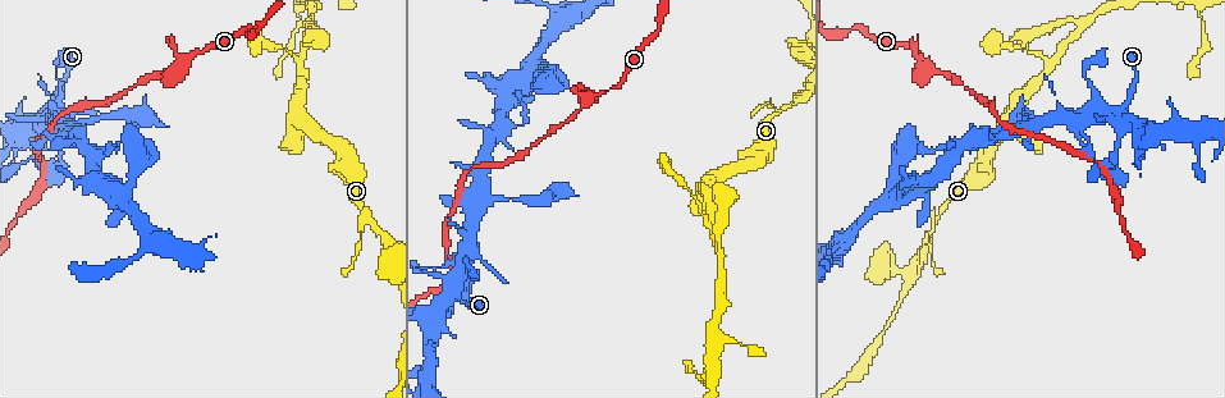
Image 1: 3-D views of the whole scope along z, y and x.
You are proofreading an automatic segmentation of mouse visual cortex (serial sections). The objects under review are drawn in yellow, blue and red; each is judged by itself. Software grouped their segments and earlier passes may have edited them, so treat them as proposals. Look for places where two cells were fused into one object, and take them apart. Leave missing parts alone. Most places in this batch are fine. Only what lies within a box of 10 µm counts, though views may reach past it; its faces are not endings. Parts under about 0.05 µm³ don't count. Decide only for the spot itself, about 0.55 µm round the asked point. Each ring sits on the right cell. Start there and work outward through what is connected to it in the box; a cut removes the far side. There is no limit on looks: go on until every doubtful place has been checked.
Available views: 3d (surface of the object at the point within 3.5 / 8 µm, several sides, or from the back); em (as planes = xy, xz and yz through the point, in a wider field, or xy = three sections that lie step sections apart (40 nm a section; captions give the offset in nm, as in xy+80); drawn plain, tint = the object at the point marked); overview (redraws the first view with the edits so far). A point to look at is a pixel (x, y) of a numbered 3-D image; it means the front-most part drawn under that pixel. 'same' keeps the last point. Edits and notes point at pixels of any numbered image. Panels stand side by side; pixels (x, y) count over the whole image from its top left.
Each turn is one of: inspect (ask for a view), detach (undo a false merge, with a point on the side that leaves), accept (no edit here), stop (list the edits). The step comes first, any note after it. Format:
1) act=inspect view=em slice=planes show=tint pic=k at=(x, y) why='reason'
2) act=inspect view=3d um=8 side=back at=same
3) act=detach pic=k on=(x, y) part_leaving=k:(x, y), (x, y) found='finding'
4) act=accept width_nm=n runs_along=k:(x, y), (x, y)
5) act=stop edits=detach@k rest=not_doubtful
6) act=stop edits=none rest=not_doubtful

act=inspect view=3d um=3.5 pic=1 at=(929, 68) why='branch point'

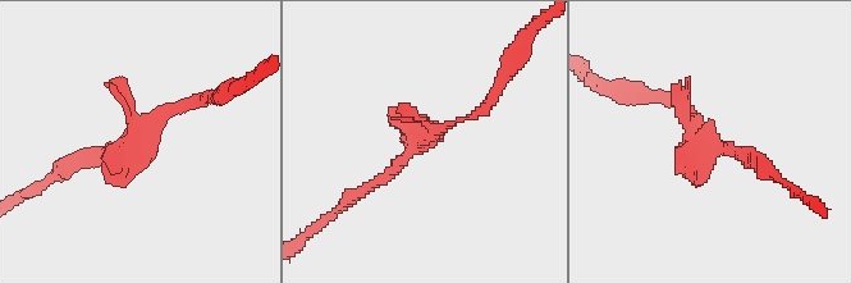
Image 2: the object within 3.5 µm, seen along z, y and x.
act=inspect view=em slice=xy step=2 show=plain pic=2 at=(707, 135) why='need the tissue'

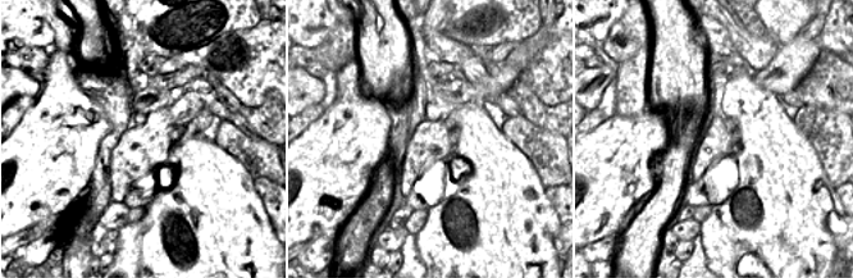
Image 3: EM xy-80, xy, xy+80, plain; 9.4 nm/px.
act=inspect view=em slice=xy step=2 show=tint at=same why='where the object lies'

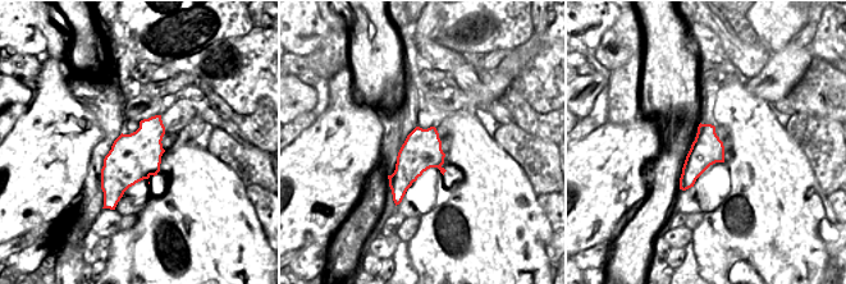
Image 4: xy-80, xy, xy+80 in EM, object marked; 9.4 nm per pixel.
act=accept runs_along=2:(490, 101), (435, 131), (364, 190) found='all the same cell'

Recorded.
act=inspect view=3d um=3.5 side=back pic=1 at=(303, 67) why='abrupt turn'

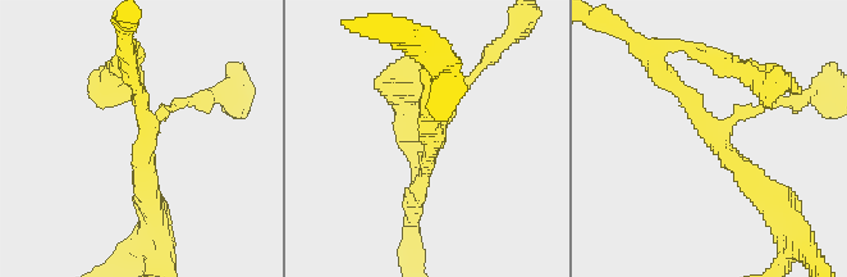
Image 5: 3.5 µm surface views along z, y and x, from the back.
act=inspect view=em slice=planes show=tint pic=5 at=(432, 138)

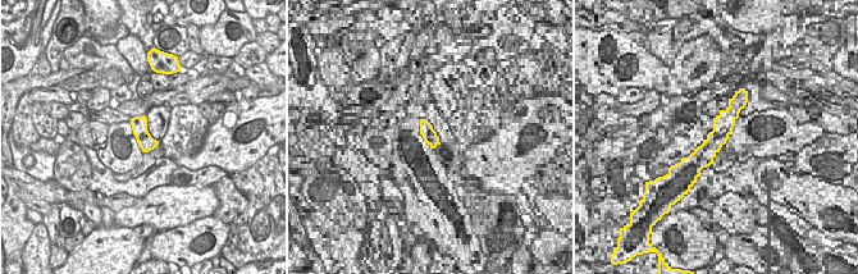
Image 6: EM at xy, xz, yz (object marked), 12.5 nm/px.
act=inspect view=em slice=xy step=1 show=tint at=same

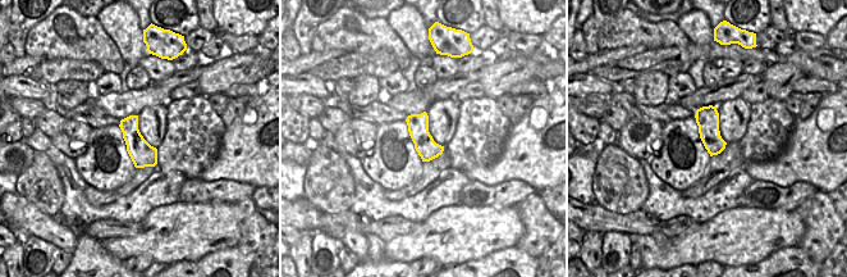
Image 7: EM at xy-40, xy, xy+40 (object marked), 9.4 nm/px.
act=accept arms=3 arm_widths_nm=150,200,350 runs_along=5:(773, 200), (665, 78) found='all the same cell'

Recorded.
act=inspect view=3d um=8 side=back pic=1 at=(1082, 26)

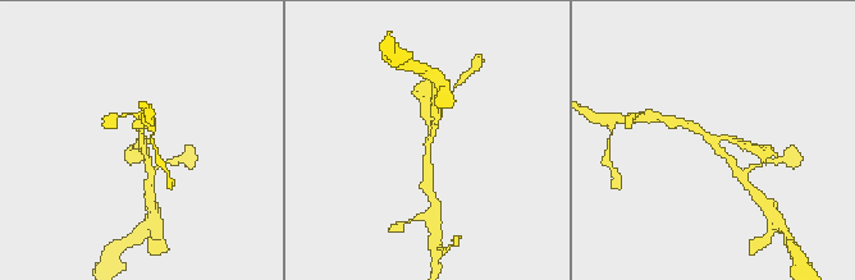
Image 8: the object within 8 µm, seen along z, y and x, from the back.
act=inspect view=3d um=3.5 at=same

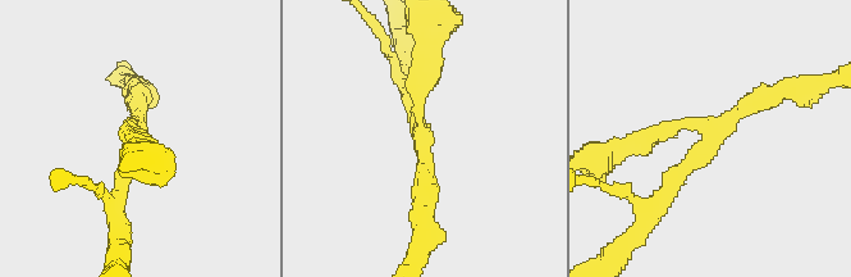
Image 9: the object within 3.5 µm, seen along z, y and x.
act=inspect view=em slice=xy step=2 show=tint pic=9 at=(422, 135) arms=3 arm_widths_nm=200,200,250

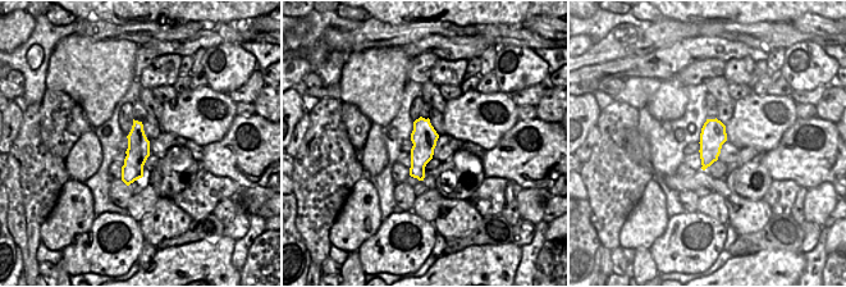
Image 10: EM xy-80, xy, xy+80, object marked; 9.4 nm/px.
act=accept runs_along=9:(660, 199), (715, 128), (781, 94) found='one cell here'

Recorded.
act=stop edits=none rest=not_doubtful

